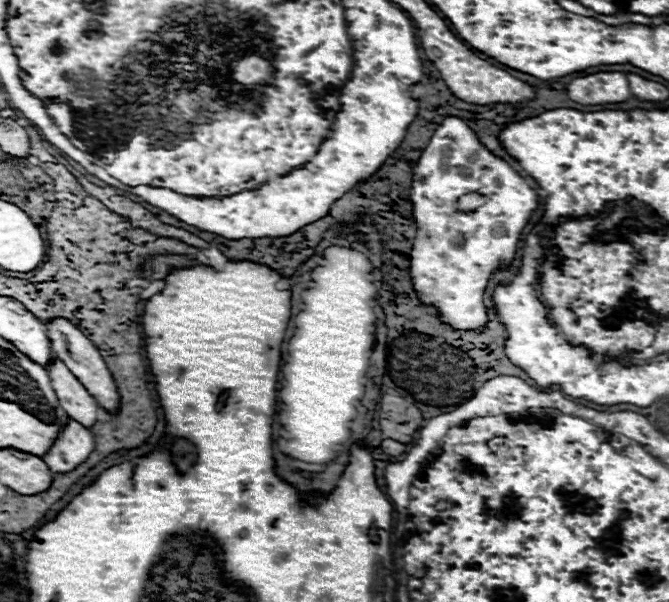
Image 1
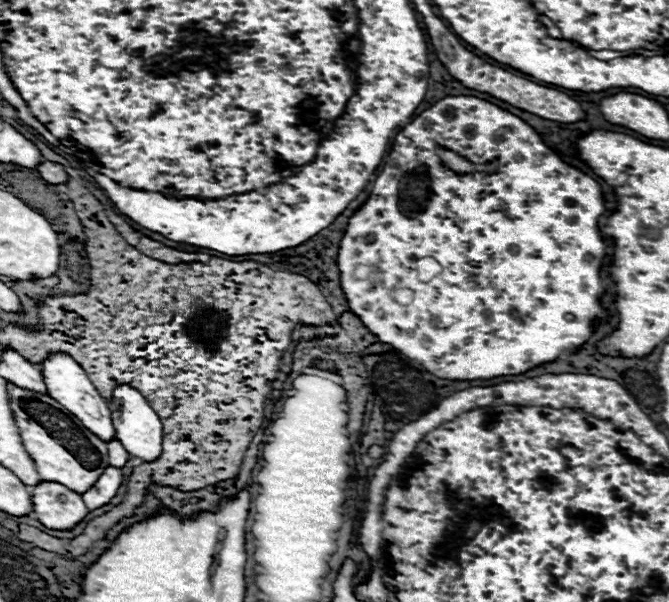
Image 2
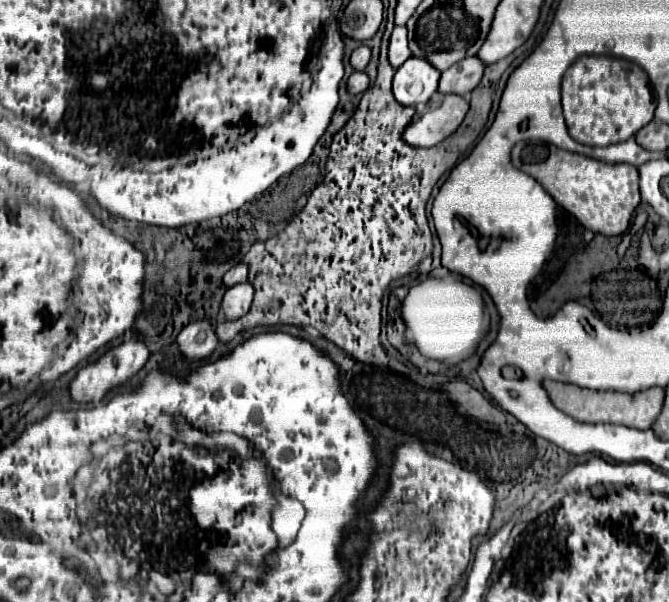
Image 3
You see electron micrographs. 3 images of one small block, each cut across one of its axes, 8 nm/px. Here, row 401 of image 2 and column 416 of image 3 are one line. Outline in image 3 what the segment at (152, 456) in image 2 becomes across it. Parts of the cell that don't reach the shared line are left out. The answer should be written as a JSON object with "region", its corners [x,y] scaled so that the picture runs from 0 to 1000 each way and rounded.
{"region":[[[652,156],[640,176],[619,189],[604,216],[604,233],[625,246],[640,246],[670,229],[694,199],[703,173],[685,156]]]}

